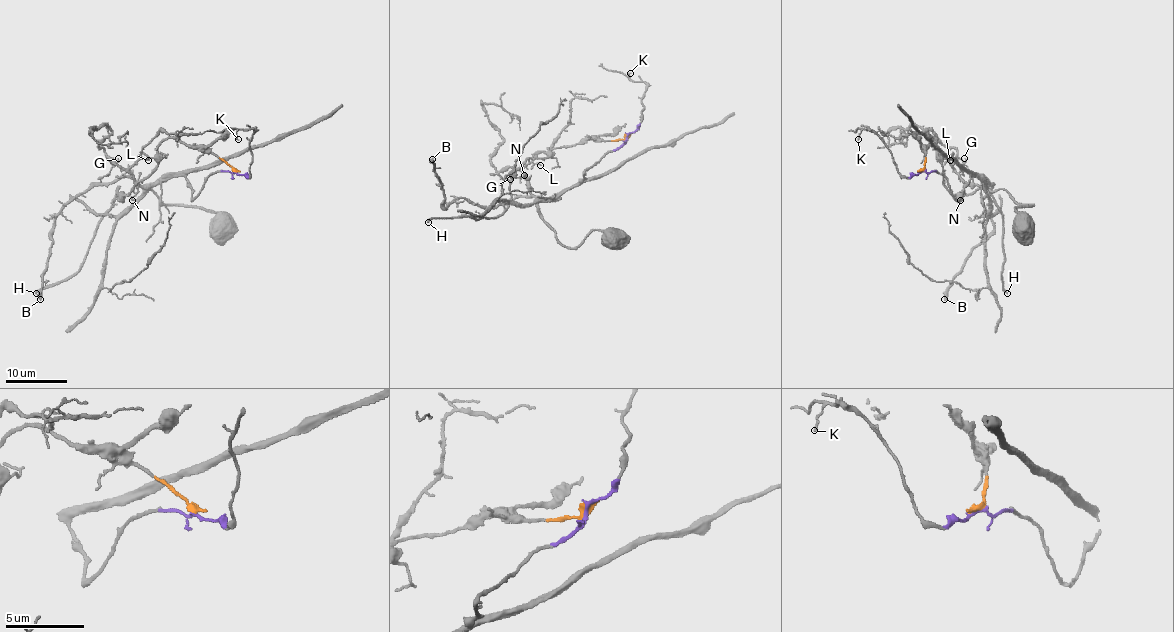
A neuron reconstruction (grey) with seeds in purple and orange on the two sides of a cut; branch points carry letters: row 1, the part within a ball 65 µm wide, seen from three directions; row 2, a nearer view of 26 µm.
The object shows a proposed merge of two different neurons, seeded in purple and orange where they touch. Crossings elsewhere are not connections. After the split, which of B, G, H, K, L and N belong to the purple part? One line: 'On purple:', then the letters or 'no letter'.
On purple: B, G, K, L, N

